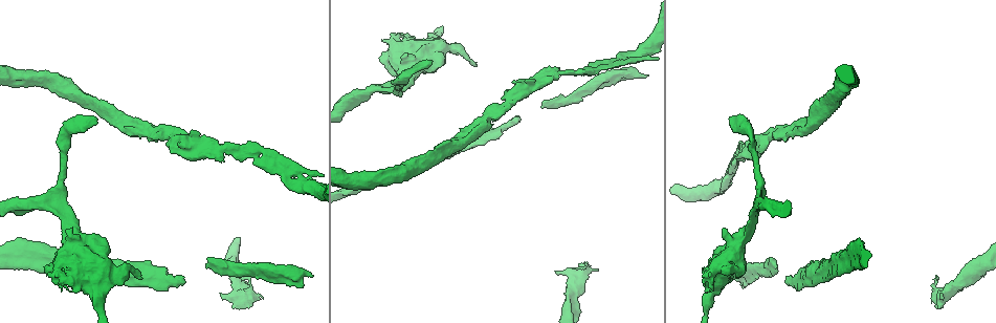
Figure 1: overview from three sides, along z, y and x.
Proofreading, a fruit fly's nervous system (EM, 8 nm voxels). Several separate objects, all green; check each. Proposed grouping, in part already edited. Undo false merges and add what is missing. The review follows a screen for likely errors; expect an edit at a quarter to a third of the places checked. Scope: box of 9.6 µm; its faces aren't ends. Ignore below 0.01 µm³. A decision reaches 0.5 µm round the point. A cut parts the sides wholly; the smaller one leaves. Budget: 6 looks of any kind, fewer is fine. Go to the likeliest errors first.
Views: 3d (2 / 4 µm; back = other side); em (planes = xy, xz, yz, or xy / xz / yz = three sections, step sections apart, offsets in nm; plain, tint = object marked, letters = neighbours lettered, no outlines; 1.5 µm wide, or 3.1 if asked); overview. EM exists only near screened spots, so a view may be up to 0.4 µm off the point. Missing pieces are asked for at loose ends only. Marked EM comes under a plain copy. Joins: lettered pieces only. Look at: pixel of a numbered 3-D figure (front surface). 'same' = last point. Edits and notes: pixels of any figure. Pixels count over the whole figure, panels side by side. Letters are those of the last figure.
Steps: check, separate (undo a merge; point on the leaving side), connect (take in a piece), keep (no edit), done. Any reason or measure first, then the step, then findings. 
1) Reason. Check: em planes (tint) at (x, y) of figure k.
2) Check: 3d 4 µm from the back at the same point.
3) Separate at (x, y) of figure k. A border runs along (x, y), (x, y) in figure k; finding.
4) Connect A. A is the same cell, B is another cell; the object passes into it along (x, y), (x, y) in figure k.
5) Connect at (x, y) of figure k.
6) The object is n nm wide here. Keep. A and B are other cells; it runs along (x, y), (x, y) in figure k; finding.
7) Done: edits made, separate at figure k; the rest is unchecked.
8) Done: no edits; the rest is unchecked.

End of a long branch. Check: em xz step 8 (letters) at (729, 118) of figure 1.

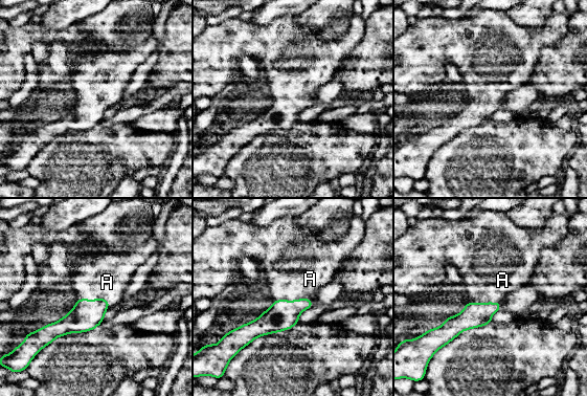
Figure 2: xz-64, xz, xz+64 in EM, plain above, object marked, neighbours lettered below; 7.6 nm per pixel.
Cut it another way. Check: em planes (letters) at the same point.

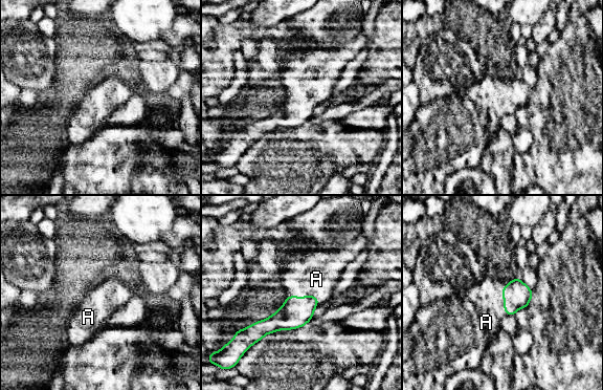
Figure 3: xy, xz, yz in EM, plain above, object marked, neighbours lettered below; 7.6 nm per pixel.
Connect A. A is the same cell; the object passes into it along (296, 311), (300, 297), (316, 279) in figure 3; it goes on there.

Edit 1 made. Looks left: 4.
See it whole again. Check: overview.

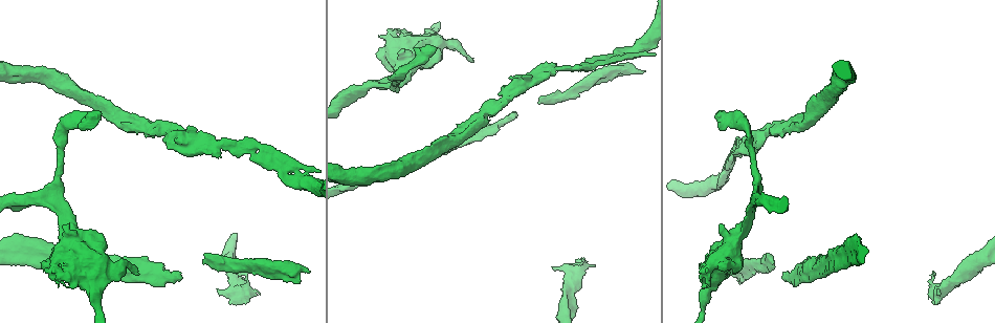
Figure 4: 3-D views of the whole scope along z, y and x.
Arms part here. Check: 3d 2 µm from the back at (755, 138) of figure 4.

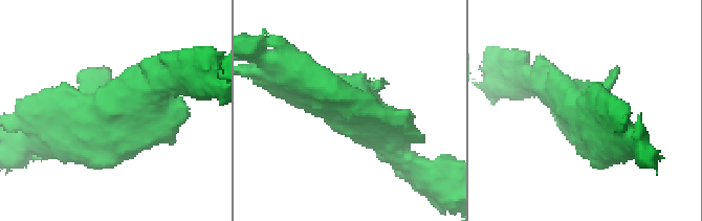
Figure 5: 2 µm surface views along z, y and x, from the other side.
3 arms meet here; the arms are 220, 220, 240 nm wide; need the tissue. Check: em planes (tint) at (354, 106) of figure 5.

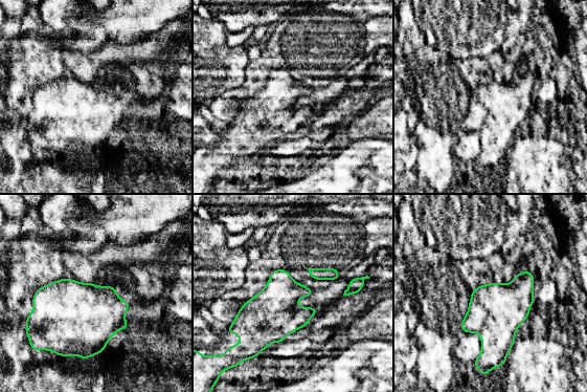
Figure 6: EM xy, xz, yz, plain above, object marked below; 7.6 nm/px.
See the neighbours. Check: em planes (letters) at the same point.

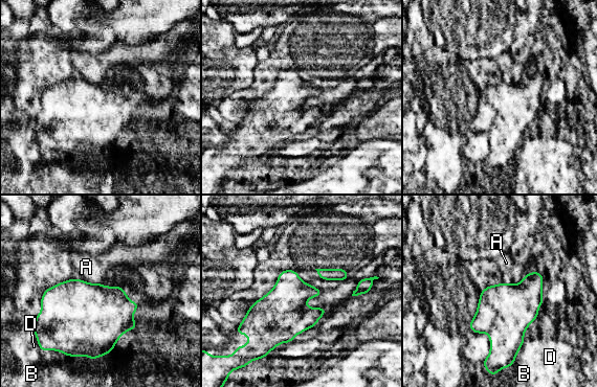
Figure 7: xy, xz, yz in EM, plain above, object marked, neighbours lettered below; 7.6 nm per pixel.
Keep. A, B and D are other cells; a border runs along (525, 339), (513, 363) in figure 7; one neuron here.

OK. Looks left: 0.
Done: edits made, connect at figure 3; the rest is unchecked.

